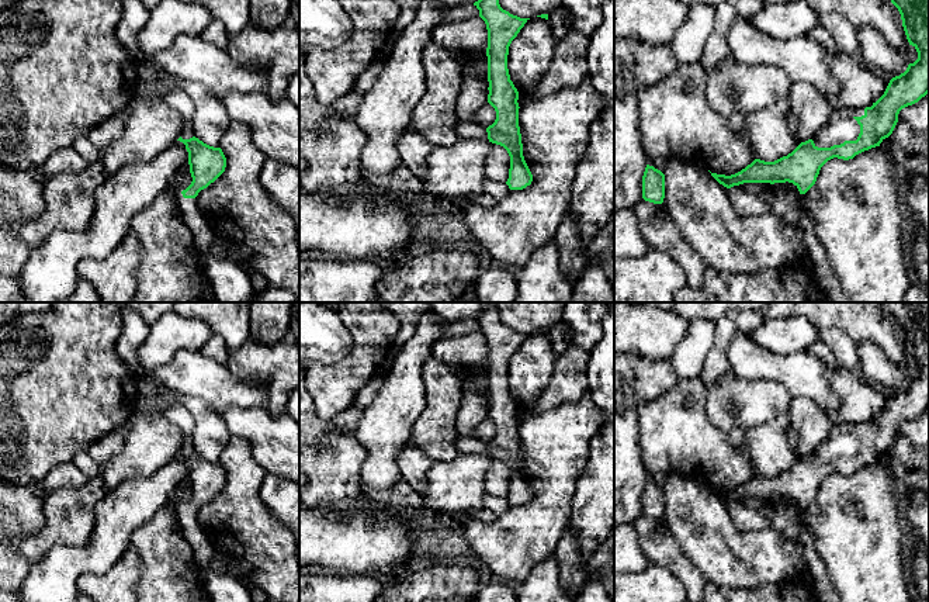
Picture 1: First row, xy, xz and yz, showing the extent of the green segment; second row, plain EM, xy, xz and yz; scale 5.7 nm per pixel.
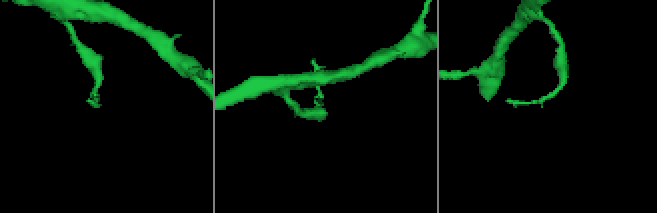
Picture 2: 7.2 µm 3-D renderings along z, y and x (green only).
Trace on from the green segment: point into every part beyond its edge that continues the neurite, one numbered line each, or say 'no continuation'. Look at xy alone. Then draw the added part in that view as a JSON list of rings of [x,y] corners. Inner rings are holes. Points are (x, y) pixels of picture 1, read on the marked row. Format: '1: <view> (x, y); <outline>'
1: xy (203, 235); [[[176,187],[177,203],[178,203],[178,208],[183,214],[183,219],[186,225],[193,232],[193,241],[194,241],[197,257],[202,263],[205,259],[205,255],[208,253],[208,250],[211,249],[215,241],[215,233],[207,224],[202,212],[200,211],[197,205],[198,196],[195,198],[183,197],[181,191],[186,188],[187,187]]]

